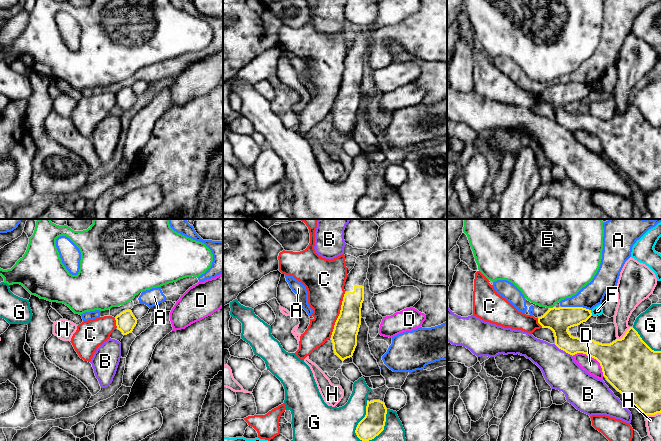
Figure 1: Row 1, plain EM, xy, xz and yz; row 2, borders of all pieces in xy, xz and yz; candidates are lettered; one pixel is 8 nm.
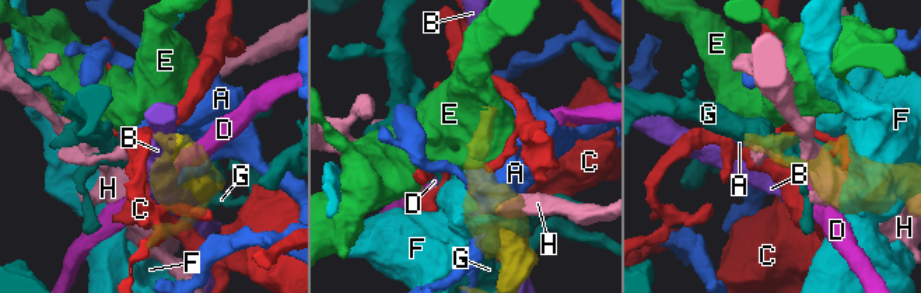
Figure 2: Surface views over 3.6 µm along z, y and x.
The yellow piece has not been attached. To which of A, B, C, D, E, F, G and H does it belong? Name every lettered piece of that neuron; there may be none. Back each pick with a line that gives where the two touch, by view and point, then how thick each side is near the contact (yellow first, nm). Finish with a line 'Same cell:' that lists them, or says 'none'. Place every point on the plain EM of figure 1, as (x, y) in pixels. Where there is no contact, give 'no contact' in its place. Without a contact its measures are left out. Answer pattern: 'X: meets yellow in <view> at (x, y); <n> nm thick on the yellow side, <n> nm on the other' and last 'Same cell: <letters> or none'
Same cell: none

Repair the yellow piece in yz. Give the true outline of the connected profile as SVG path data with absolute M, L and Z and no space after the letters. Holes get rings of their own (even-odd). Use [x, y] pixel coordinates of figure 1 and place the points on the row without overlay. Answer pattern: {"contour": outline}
{"contour": "M553 83L538 93L538 99L542 104L553 107L555 121L559 125L572 132L583 129L596 135L606 156L644 191L661 189L661 127L652 126L633 103L621 115L610 120L602 120L589 114L580 115L569 109L571 103L586 98L591 92L591 86L583 83Z"}

